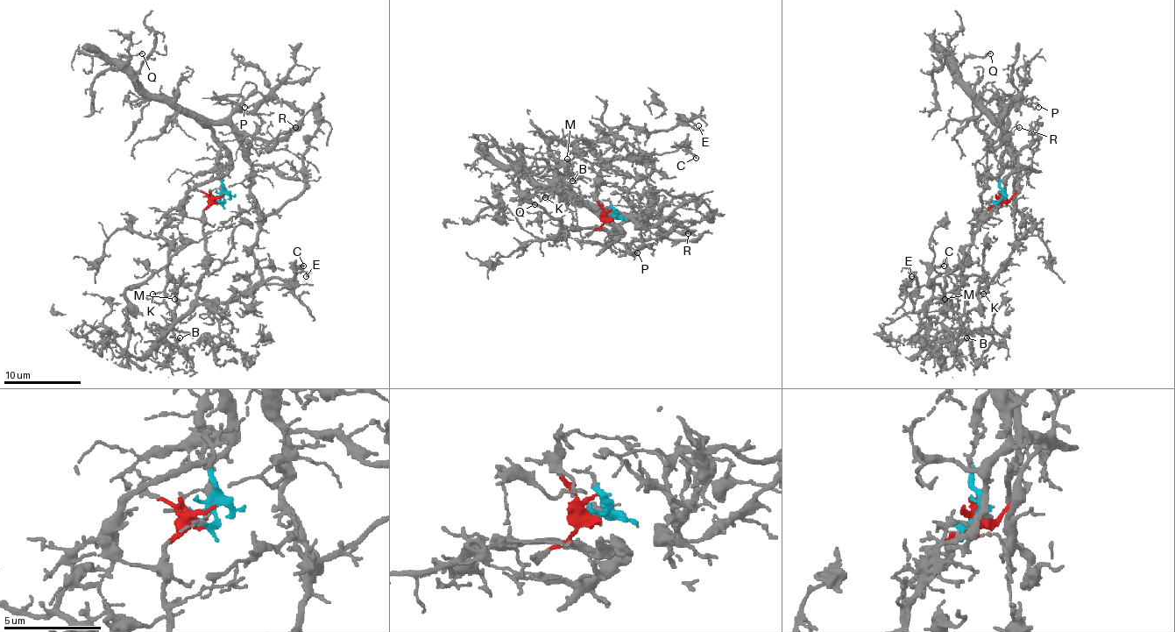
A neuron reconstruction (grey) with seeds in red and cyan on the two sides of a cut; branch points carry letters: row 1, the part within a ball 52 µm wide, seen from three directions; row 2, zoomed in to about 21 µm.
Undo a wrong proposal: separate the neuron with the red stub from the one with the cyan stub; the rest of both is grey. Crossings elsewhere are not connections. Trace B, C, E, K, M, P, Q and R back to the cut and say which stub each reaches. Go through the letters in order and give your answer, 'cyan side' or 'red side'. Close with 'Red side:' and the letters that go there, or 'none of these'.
B: red side
C: red side
E: red side
K: red side
M: red side
P: cyan side
Q: cyan side
R: cyan side
Red side: B, C, E, K, M

